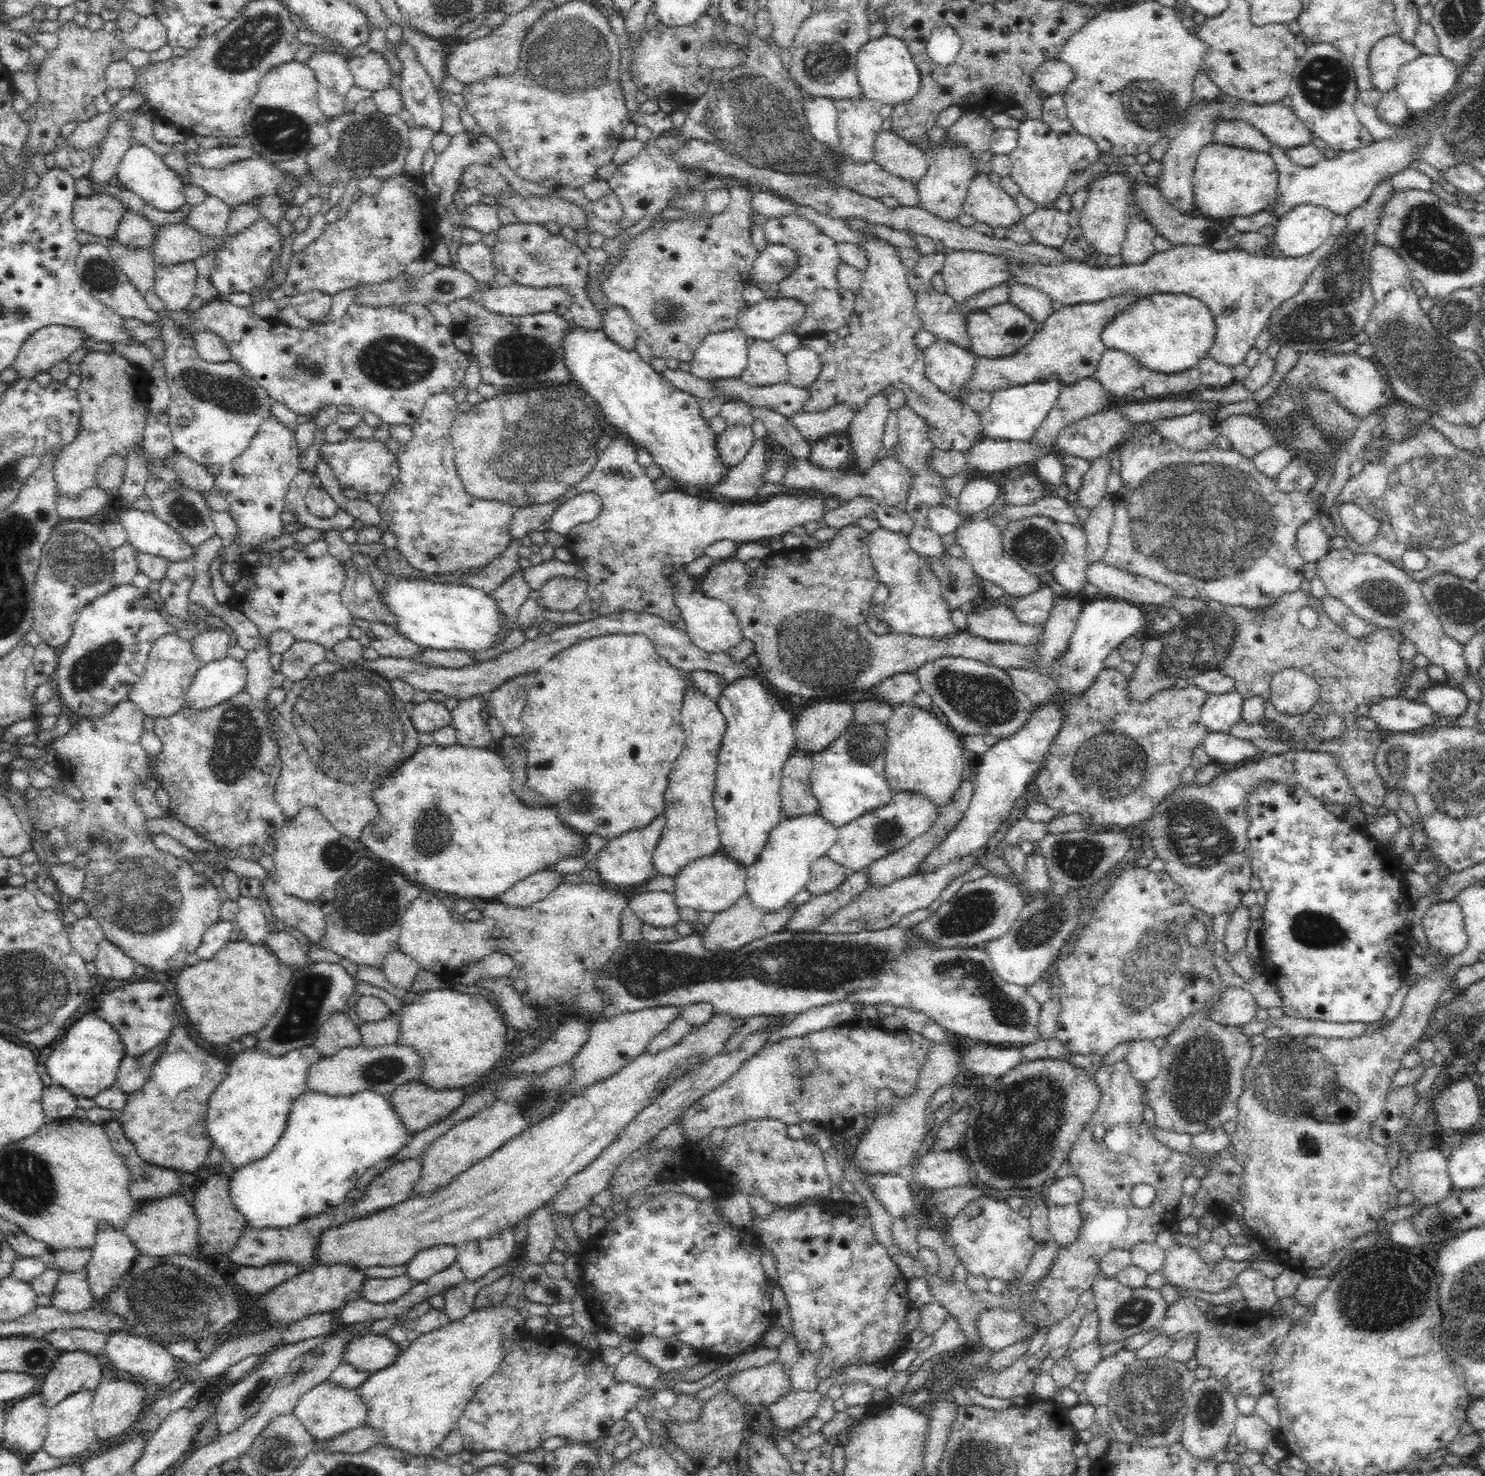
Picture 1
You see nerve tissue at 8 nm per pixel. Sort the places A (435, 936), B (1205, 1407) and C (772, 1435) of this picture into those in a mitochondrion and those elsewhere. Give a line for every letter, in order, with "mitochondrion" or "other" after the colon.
A: other
B: mitochondrion
C: other

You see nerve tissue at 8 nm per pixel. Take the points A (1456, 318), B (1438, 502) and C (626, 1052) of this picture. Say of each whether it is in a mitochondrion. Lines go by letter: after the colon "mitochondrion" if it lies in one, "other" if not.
A: mitochondrion
B: mitochondrion
C: other

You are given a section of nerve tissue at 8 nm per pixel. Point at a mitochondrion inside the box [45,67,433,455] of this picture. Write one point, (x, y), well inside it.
(373, 144)

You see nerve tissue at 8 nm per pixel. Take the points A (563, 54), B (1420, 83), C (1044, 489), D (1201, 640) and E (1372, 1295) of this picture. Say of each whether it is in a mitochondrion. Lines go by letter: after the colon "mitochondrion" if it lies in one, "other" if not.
A: mitochondrion
B: other
C: other
D: mitochondrion
E: mitochondrion

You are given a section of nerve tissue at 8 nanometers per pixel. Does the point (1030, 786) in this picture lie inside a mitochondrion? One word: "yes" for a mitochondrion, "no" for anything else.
no

